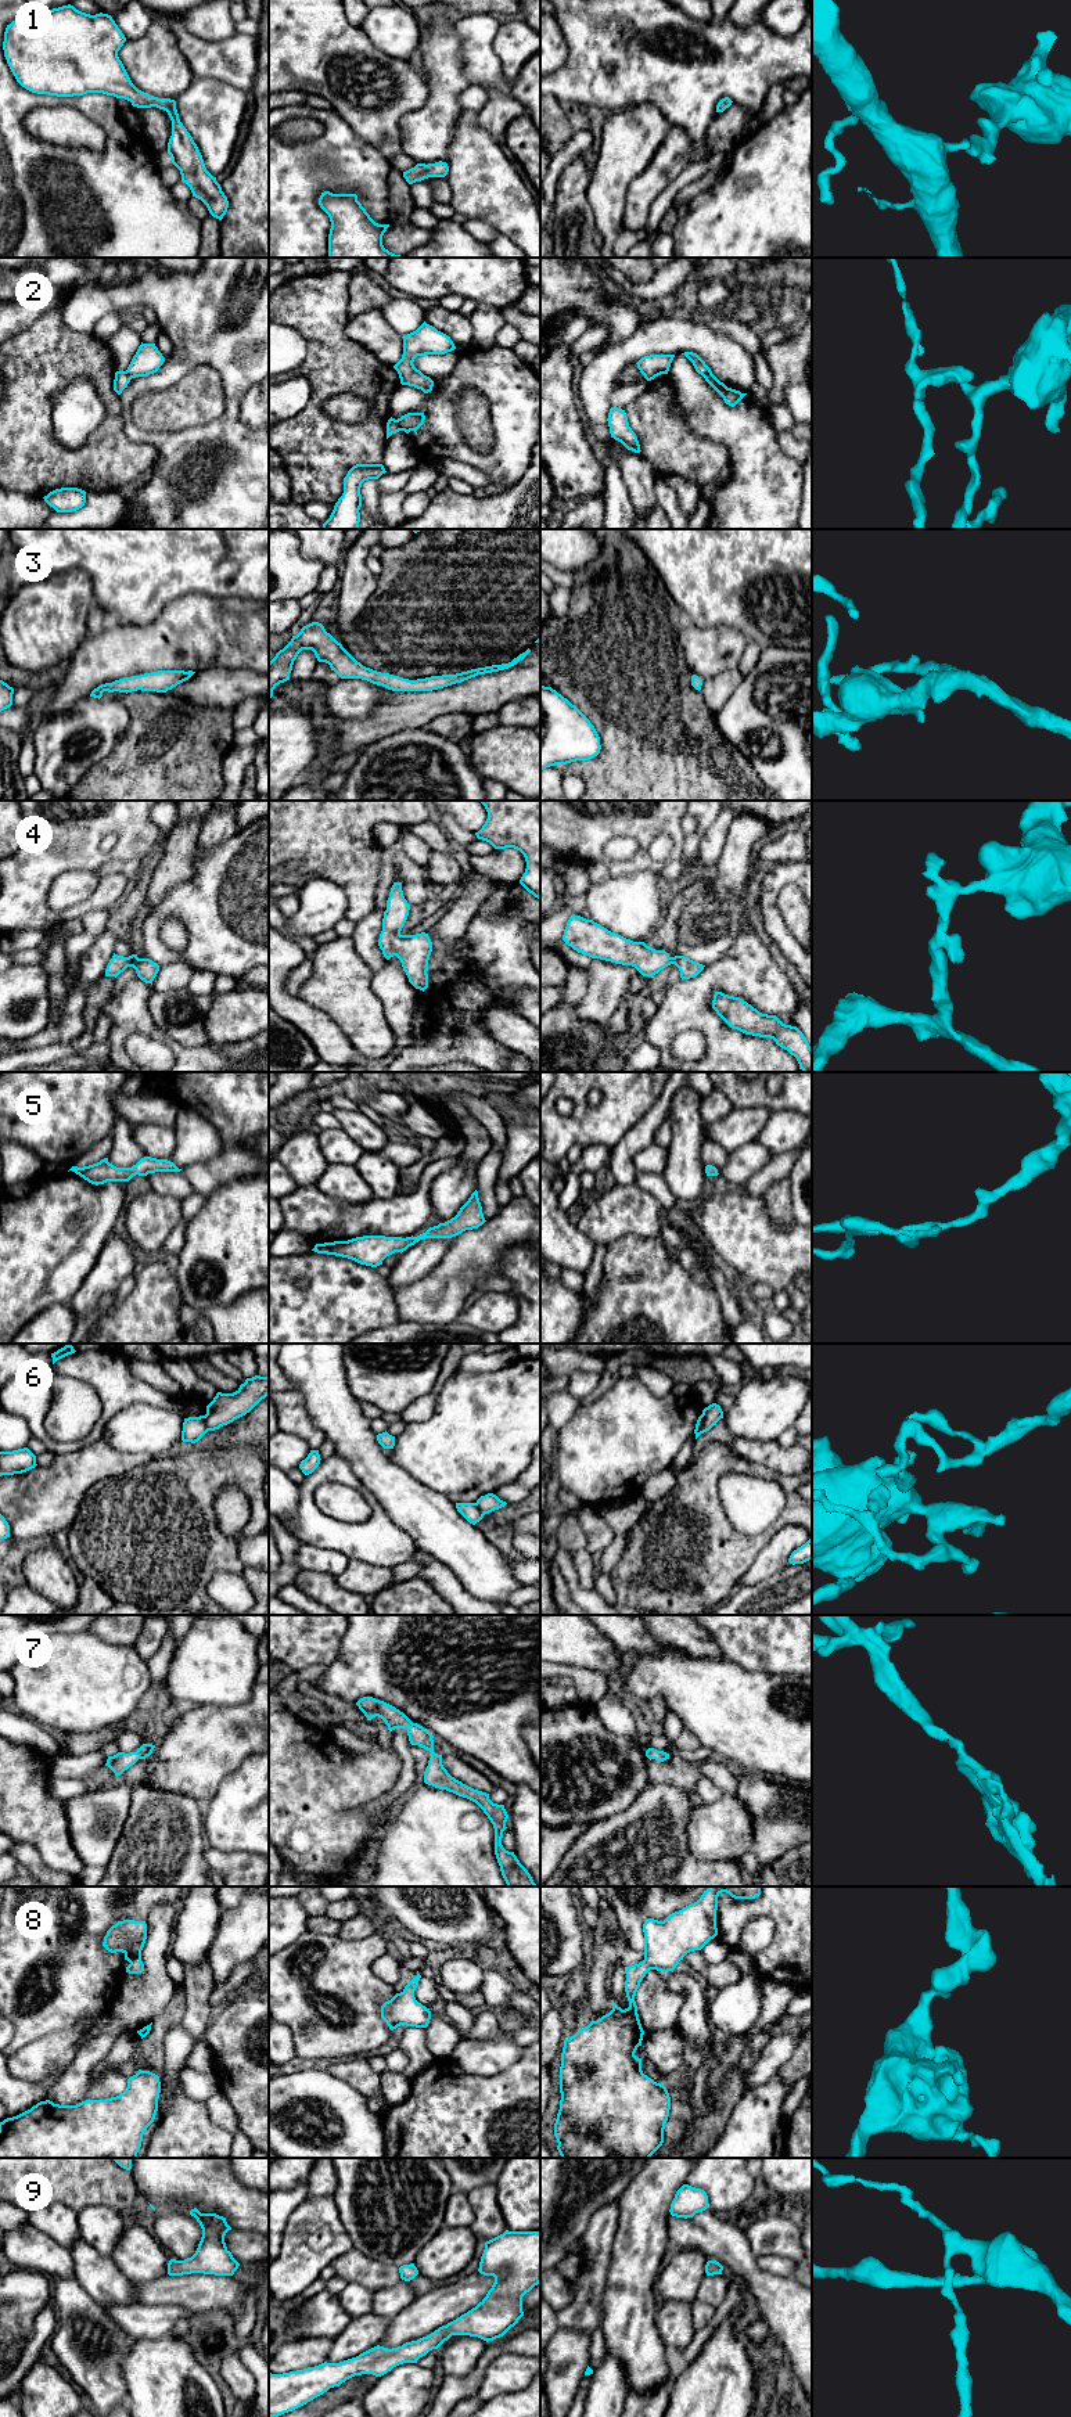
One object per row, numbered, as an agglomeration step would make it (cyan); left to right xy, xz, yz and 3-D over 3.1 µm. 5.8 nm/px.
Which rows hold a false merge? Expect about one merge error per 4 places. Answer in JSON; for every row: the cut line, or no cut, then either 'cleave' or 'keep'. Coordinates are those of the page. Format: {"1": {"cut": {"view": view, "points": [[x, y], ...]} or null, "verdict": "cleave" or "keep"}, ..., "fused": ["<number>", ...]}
{"1": {"cut": null, "verdict": "keep"}, "2": {"cut": {"view": "xz", "points": [[396, 420], [402, 430]]}, "verdict": "cleave"}, "3": {"cut": null, "verdict": "keep"}, "4": {"cut": null, "verdict": "keep"}, "5": {"cut": null, "verdict": "keep"}, "6": {"cut": {"view": "xy", "points": [[204, 1416], [204, 1423], [209, 1430]]}, "verdict": "cleave"}, "7": {"cut": null, "verdict": "keep"}, "8": {"cut": null, "verdict": "keep"}, "9": {"cut": null, "verdict": "keep"}, "fused": ["2", "6"]}

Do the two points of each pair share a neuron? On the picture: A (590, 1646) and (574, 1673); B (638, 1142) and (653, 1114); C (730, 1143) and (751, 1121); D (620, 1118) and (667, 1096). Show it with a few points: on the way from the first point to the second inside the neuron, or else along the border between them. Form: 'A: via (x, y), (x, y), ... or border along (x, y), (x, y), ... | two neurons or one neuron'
A: border along (554, 1662), (586, 1666), (606, 1678) | two neurons
B: via (640, 1135), (650, 1121) | one neuron
C: via (735, 1137), (746, 1126) | one neuron
D: border along (664, 1086), (654, 1104), (633, 1125) | two neurons

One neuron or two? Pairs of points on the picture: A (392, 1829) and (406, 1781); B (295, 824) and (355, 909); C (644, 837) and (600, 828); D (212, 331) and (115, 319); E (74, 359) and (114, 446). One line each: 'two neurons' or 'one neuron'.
A: two neurons
B: one neuron
C: one neuron
D: two neurons
E: one neuron

